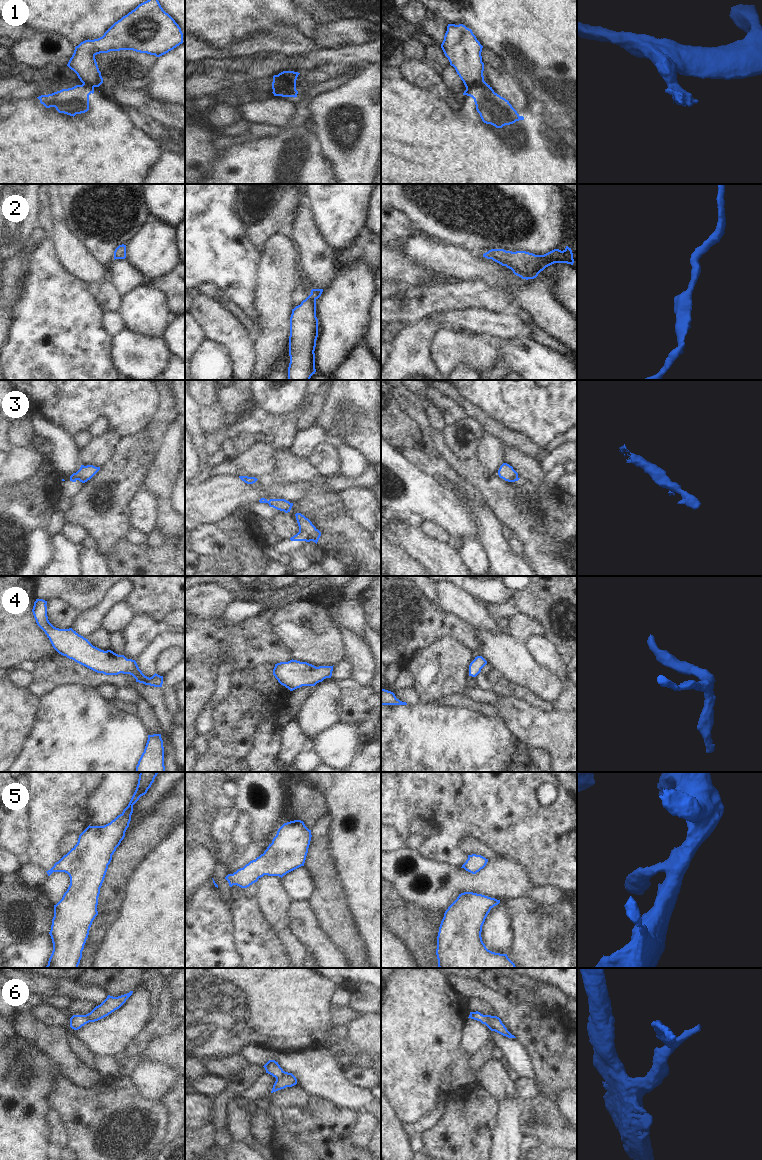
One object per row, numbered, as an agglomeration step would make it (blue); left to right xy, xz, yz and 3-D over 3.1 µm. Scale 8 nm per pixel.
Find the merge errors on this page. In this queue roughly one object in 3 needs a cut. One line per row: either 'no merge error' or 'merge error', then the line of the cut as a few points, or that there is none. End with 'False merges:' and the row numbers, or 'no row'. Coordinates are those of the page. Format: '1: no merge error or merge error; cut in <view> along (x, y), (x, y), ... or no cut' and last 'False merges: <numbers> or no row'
1: merge error; cut in xz along (277, 75), (288, 85), (295, 88)
2: no merge error; no cut
3: no merge error; no cut
4: no merge error; no cut
5: no merge error; no cut
6: no merge error; no cut
False merges: 1

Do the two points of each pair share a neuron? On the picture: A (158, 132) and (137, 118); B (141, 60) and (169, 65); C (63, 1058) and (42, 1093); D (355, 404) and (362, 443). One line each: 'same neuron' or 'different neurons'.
A: same neuron
B: different neurons
C: different neurons
D: same neuron

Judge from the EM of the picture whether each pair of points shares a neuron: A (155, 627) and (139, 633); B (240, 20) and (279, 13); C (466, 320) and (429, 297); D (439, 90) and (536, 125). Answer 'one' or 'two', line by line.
A: one
B: one
C: two
D: two

